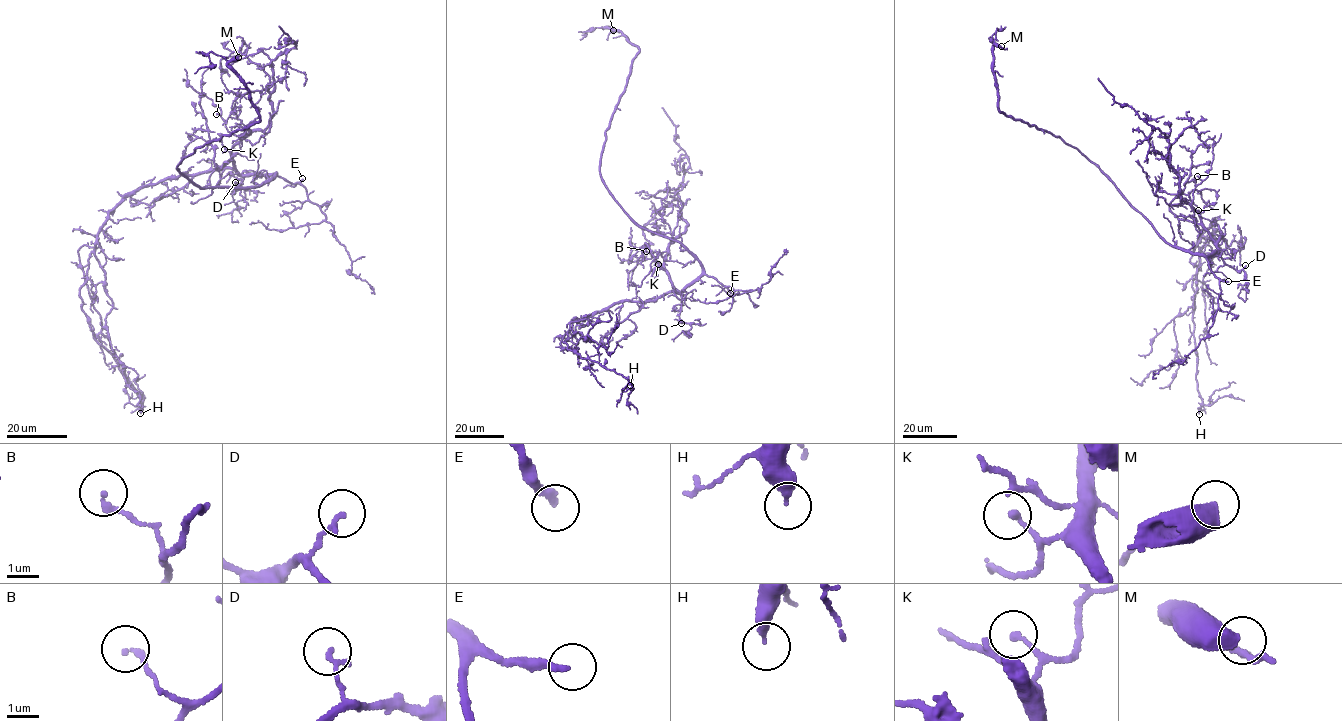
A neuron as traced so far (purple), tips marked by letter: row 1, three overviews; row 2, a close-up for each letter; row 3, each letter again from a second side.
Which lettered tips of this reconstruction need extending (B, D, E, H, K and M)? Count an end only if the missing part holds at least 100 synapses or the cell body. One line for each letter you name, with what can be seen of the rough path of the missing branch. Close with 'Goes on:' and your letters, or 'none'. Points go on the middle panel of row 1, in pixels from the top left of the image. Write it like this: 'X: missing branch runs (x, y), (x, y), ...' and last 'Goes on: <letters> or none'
M: missing branch runs (613, 30), (626, 32), (651, 55), (658, 77), (683, 99), (689, 110), (690, 135), (699, 162)
Goes on: E, M

